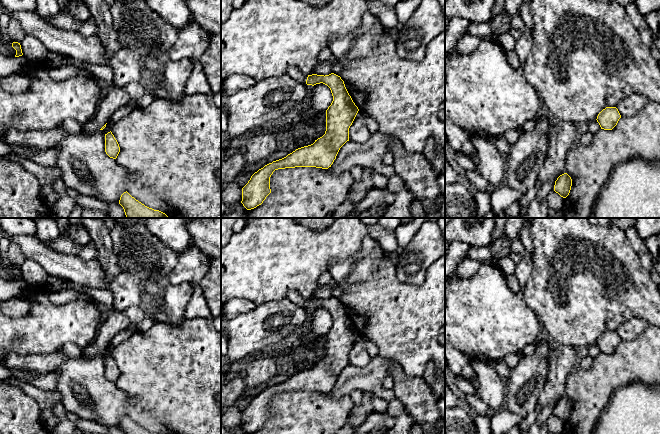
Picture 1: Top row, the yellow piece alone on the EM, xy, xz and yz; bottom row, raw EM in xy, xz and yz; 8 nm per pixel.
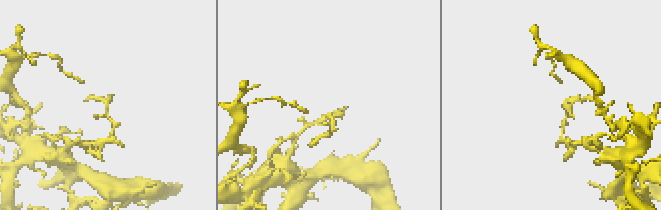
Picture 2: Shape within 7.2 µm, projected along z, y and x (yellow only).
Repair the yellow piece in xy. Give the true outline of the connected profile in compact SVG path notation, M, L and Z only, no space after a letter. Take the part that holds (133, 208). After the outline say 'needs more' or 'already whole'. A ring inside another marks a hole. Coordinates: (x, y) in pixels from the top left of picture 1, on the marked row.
M127 191L121 195L119 204L123 207L126 218L168 218L165 213L145 206Z | already whole

